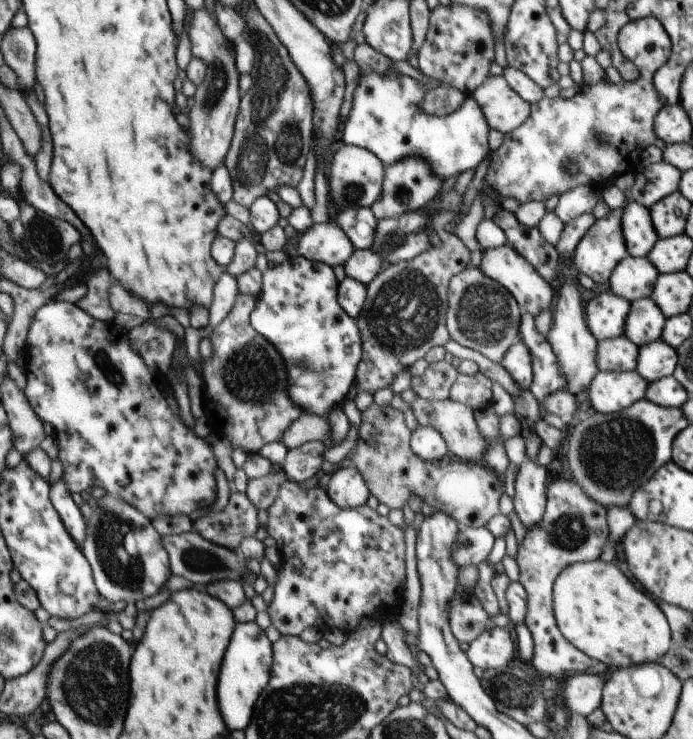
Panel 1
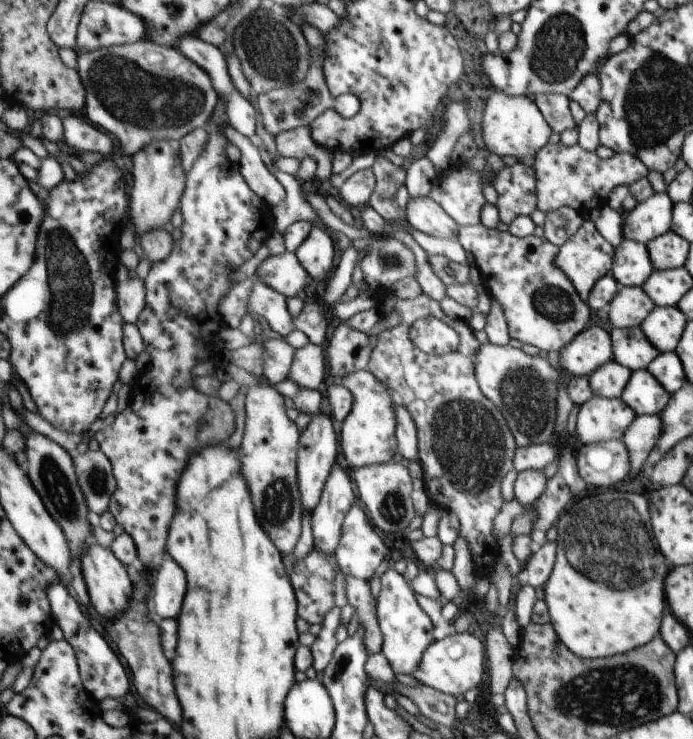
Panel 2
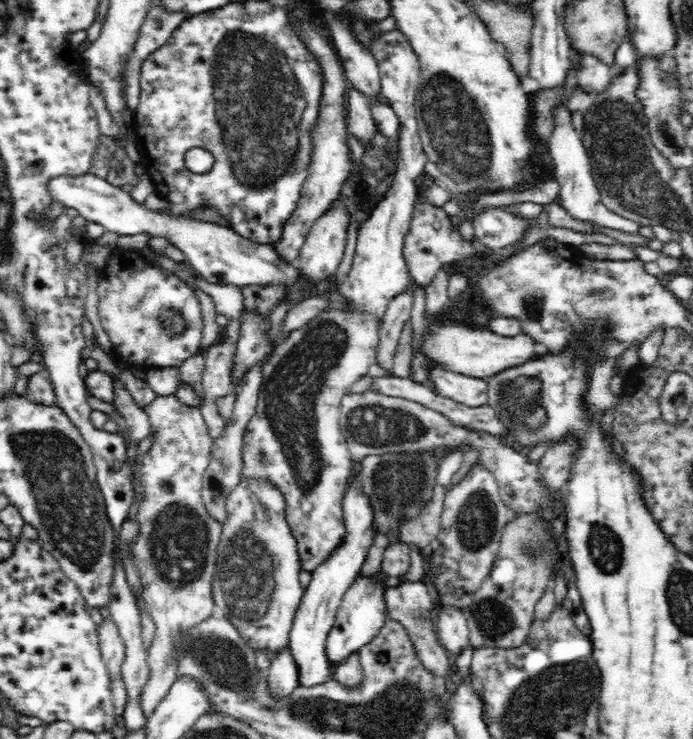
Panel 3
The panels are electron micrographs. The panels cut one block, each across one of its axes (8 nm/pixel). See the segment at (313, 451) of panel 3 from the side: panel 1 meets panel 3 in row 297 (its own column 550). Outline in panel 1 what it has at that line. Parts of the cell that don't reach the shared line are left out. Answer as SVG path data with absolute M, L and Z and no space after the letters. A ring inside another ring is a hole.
M523 311L523 346L529 351L531 356L532 381L529 385L529 392L535 396L539 406L541 402L557 390L565 388L565 378L559 372L557 360L551 352L551 346L547 342L546 336L541 336L535 330L534 317L529 312Z

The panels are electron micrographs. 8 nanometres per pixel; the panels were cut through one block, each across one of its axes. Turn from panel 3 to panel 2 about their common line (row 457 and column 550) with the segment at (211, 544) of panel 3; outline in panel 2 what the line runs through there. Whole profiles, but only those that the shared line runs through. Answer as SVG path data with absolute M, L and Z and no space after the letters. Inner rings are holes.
M557 142L547 143L533 156L533 174L535 175L536 209L541 212L555 211L561 207L573 208L582 221L589 220L590 211L605 204L607 194L615 186L635 184L646 178L646 168L635 156L620 152L611 158L600 159L595 152L587 152L577 143L573 146Z

